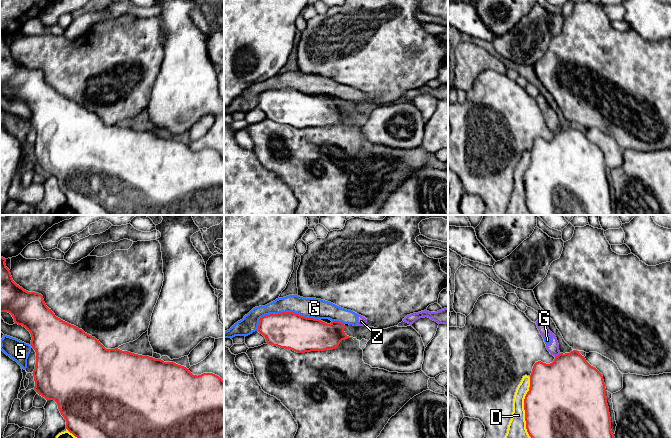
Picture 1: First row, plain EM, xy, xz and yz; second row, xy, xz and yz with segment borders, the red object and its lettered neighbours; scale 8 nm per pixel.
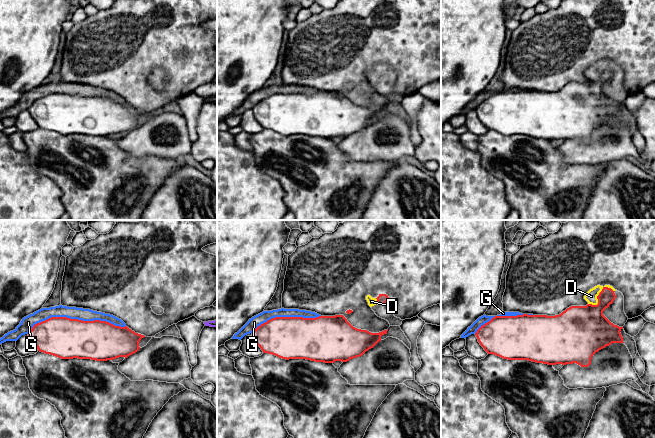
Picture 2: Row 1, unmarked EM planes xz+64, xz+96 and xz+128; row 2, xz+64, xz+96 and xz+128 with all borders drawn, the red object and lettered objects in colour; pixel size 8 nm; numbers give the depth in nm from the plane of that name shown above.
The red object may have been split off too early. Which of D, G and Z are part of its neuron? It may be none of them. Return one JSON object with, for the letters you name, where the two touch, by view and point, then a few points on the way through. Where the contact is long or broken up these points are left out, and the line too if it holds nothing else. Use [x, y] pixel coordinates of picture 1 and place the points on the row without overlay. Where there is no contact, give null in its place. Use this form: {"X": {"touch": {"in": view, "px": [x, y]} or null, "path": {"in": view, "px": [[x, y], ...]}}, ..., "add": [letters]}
{"add": []}

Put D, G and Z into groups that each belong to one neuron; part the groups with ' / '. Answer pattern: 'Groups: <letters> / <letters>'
Groups: D / G Z

